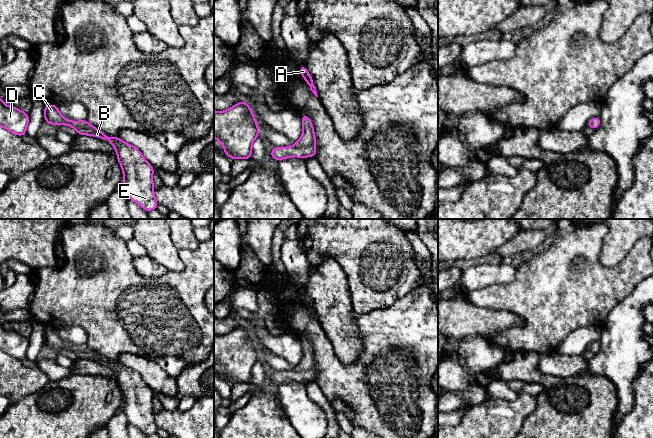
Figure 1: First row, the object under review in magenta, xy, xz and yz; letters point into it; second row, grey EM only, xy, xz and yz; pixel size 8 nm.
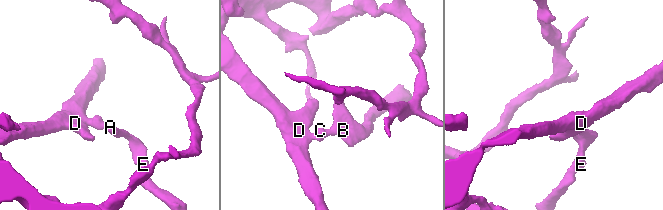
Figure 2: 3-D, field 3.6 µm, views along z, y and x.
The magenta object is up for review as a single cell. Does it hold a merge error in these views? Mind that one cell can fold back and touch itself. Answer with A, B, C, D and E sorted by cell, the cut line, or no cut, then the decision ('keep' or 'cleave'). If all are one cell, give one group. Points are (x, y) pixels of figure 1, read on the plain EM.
A B C D E; no cut; keep

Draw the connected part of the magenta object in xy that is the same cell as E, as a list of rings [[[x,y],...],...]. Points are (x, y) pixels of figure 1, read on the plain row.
[[[46,328],[44,333],[45,346],[49,349],[67,349],[74,352],[79,359],[91,359],[106,363],[116,373],[119,388],[123,394],[123,411],[129,423],[139,428],[147,437],[158,431],[154,421],[154,392],[133,369],[122,365],[119,361],[108,361],[102,355],[93,351],[87,344],[71,345],[64,342],[58,330]]]

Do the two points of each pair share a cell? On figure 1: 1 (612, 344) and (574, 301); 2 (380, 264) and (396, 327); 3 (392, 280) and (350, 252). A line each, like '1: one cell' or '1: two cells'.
1: two cells
2: two cells
3: one cell

